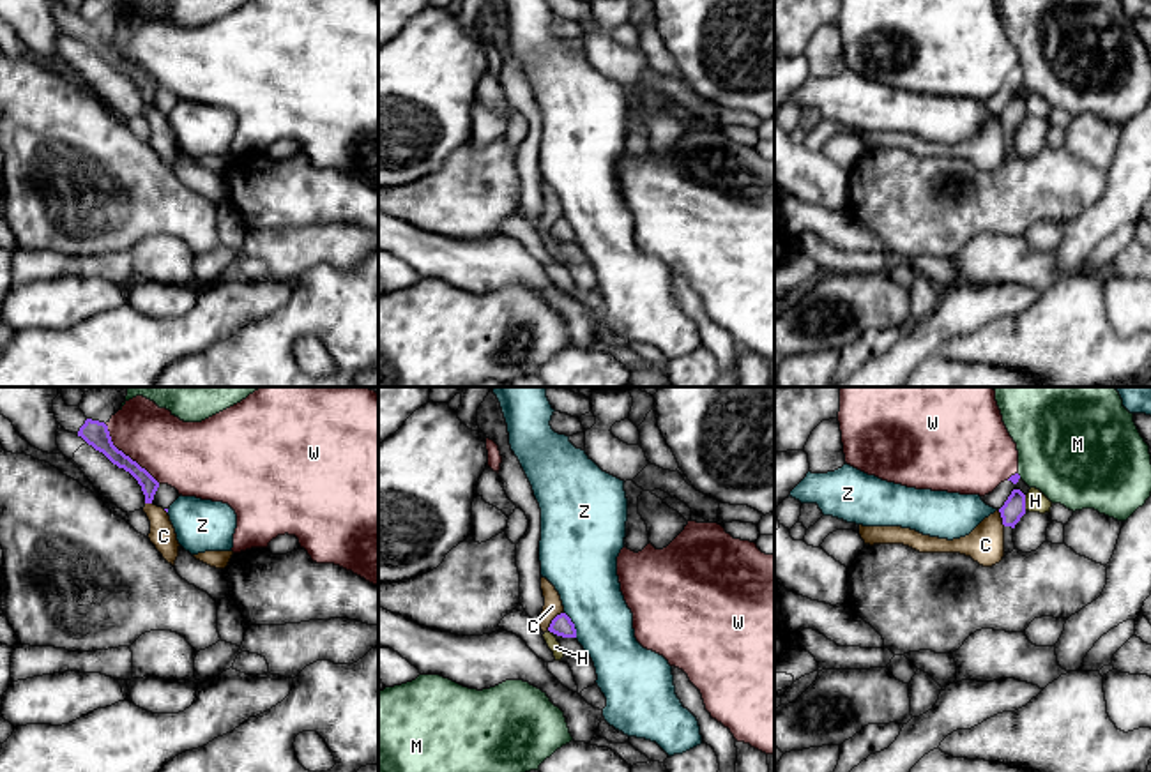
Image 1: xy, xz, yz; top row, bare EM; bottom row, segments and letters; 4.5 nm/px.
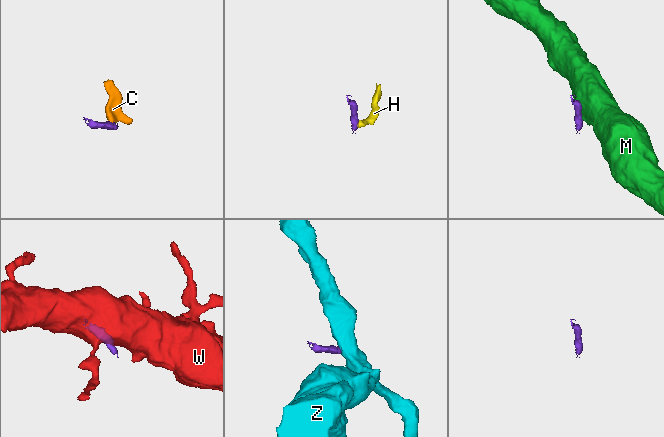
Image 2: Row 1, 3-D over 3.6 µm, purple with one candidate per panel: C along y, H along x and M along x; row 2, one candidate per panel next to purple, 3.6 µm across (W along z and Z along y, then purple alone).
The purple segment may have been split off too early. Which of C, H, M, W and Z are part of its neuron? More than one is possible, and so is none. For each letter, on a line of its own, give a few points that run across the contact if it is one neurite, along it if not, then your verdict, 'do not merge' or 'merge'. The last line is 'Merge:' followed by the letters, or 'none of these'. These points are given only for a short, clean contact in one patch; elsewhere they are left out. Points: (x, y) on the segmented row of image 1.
C: line xz (563, 612), (547, 629); do not merge
H: line yz (1024, 495), (1026, 509); do not merge
M: line yz (1017, 474), (1021, 477); do not merge
W: do not merge
Z: line xz (564, 612), (577, 636); do not merge
Merge: none of these

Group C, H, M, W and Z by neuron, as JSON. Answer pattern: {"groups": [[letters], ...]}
{"groups": [["C", "H"], ["M"], ["W"], ["Z"]]}

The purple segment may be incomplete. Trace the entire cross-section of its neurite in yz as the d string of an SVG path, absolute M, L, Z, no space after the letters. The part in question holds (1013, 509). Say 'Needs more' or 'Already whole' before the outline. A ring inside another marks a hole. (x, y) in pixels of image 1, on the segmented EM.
Needs more. M1013 489L999 512L1004 525L1004 553L1011 553L1015 549L1013 528L1025 514L1025 495L1020 489Z

